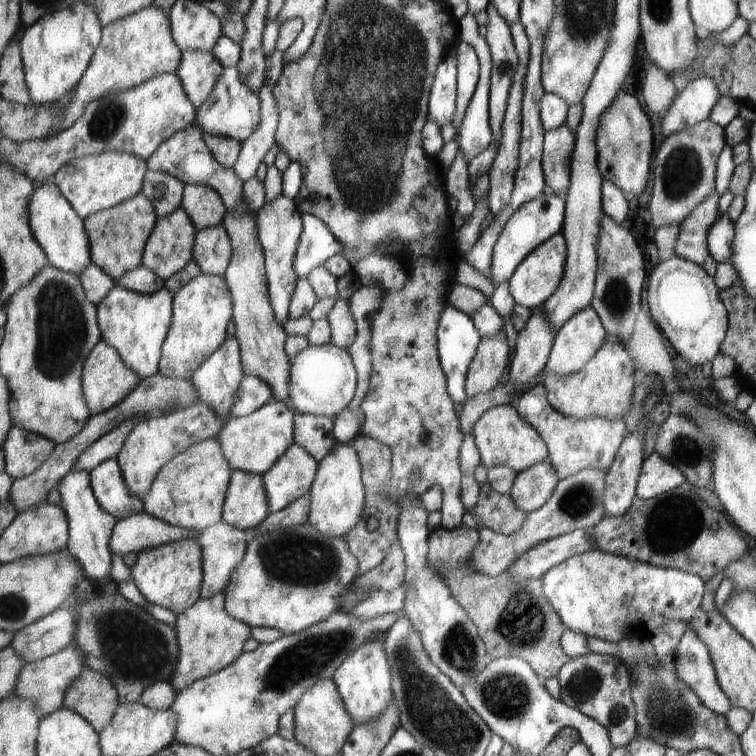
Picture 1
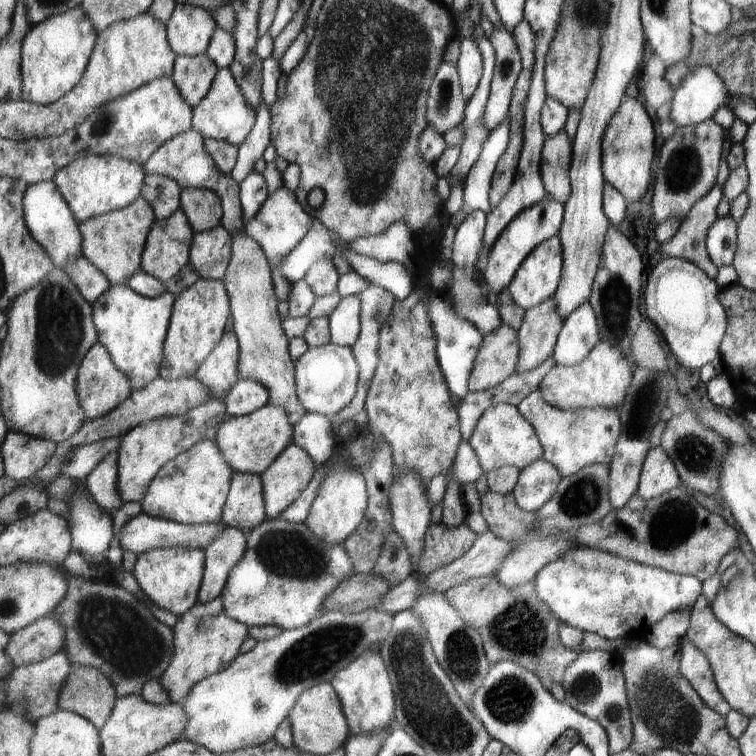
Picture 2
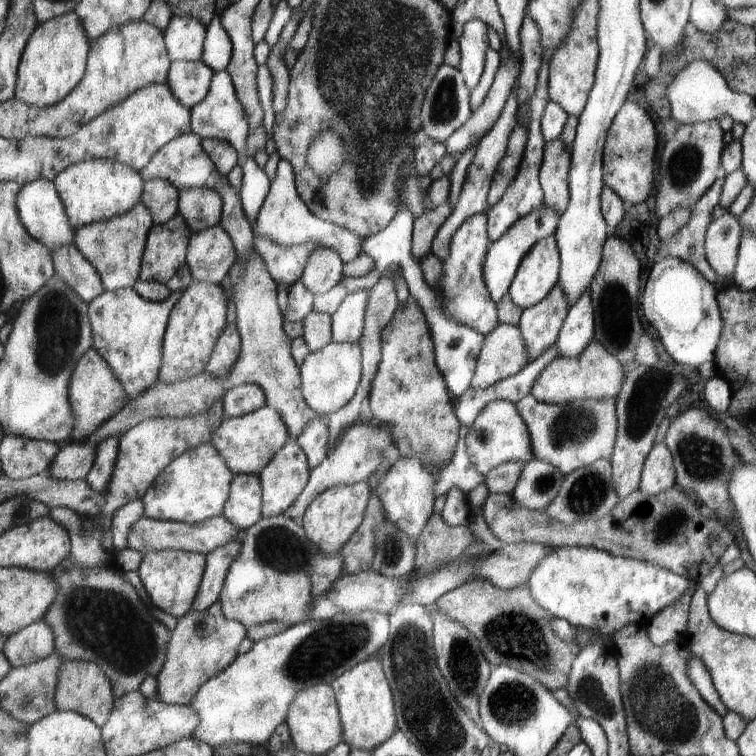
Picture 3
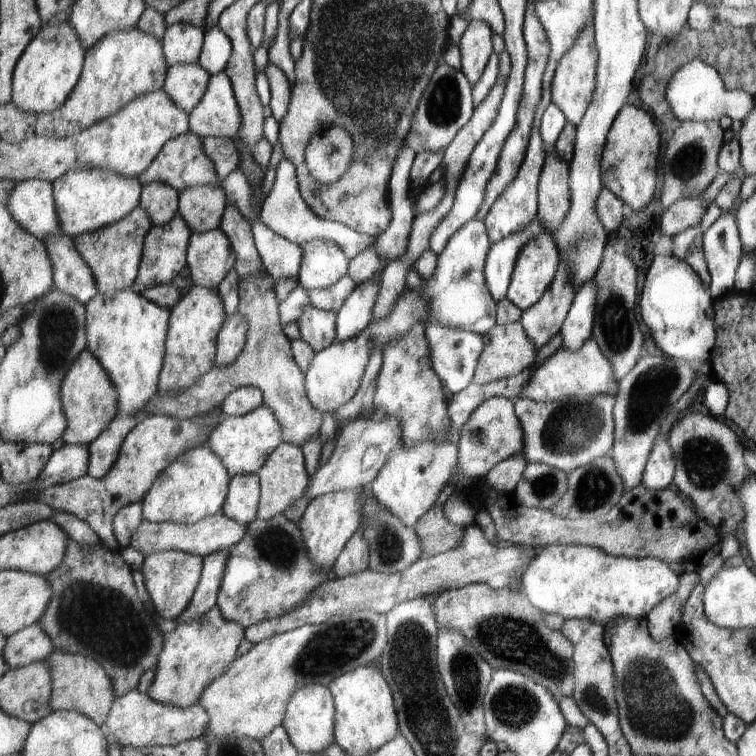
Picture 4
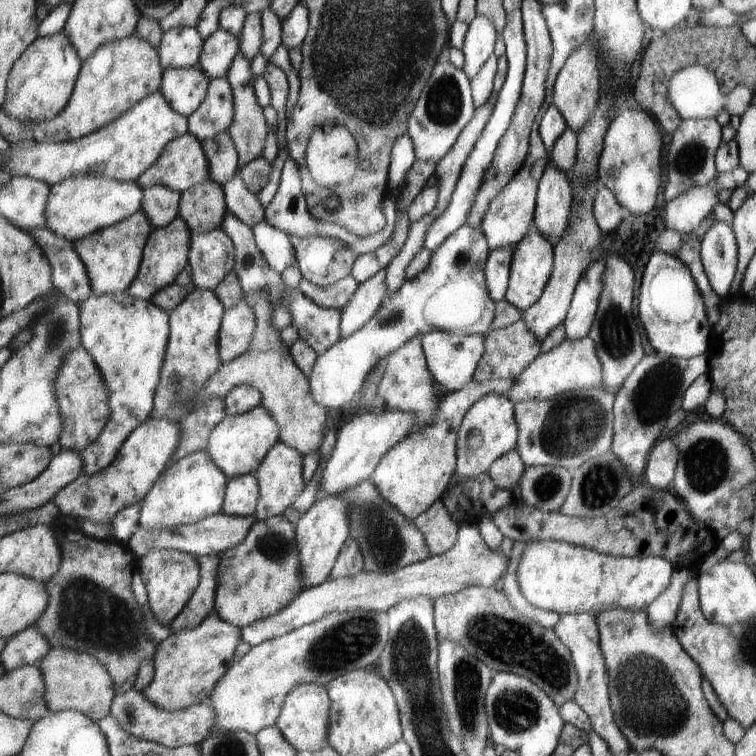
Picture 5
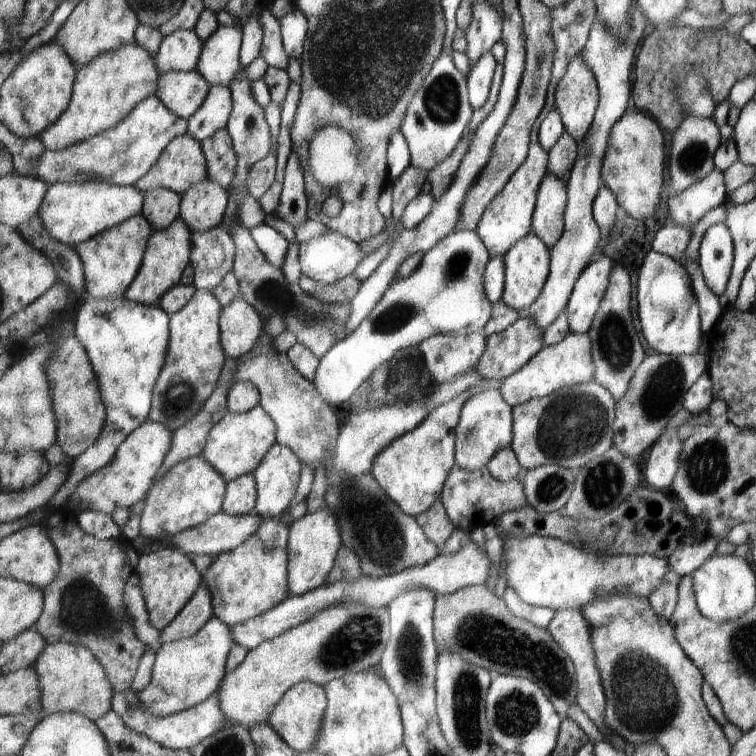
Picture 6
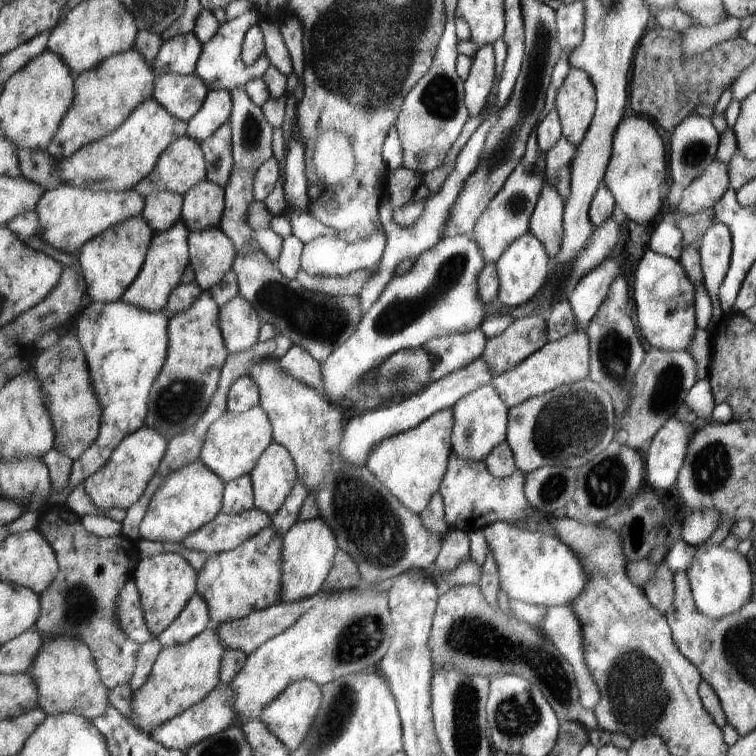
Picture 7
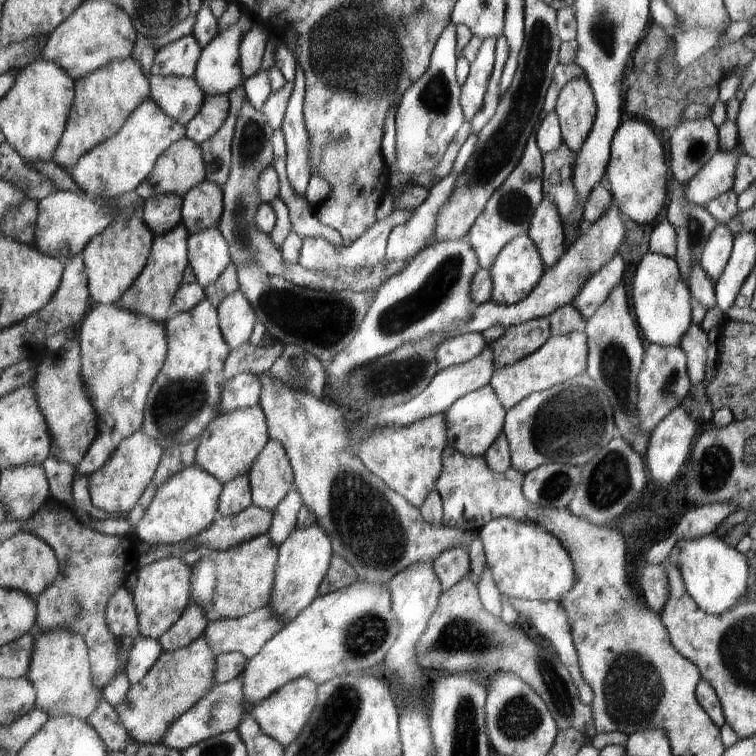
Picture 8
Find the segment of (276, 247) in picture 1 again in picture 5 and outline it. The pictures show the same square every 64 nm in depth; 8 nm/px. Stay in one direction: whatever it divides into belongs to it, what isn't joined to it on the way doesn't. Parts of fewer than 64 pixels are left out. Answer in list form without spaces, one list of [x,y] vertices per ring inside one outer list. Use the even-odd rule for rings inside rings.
[[[288,157],[284,162],[280,183],[277,187],[275,195],[265,208],[265,221],[271,224],[275,229],[283,231],[287,236],[297,236],[297,238],[309,238],[311,236],[327,236],[331,238],[339,238],[341,242],[347,242],[347,246],[357,252],[357,255],[371,254],[383,246],[393,236],[395,230],[396,206],[393,201],[393,191],[388,187],[385,200],[383,200],[383,214],[385,214],[385,228],[379,230],[377,234],[369,235],[367,238],[355,236],[351,232],[347,232],[343,226],[338,224],[329,224],[322,220],[313,218],[309,212],[308,202],[303,190],[301,173],[297,162],[293,158]]]

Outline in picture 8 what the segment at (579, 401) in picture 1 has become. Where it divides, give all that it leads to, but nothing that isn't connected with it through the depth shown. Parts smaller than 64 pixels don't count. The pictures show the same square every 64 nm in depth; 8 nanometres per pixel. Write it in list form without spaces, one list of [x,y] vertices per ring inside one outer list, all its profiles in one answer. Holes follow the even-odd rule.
[[[583,331],[551,336],[549,341],[543,345],[543,348],[539,348],[531,356],[515,362],[515,364],[509,364],[501,370],[496,370],[490,385],[501,398],[505,410],[509,411],[515,408],[519,402],[533,393],[549,390],[555,385],[567,382],[567,380],[585,373],[587,350],[589,349],[586,342],[586,334]]]

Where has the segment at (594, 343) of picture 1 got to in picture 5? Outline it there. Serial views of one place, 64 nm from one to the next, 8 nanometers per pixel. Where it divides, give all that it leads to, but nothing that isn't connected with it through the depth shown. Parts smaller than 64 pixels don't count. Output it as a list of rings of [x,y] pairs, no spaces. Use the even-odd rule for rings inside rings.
[[[601,256],[593,264],[587,265],[575,285],[570,310],[564,322],[567,339],[571,342],[588,336],[603,288],[603,270],[605,260]]]

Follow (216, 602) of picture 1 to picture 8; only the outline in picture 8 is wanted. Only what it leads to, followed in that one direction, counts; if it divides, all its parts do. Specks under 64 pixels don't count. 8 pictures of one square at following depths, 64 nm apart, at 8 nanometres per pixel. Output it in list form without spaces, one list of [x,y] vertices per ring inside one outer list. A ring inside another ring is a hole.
[[[205,636],[187,648],[164,652],[159,662],[143,678],[143,682],[128,688],[125,702],[115,706],[119,712],[119,720],[127,728],[131,738],[139,744],[163,744],[169,728],[216,685],[217,657]]]

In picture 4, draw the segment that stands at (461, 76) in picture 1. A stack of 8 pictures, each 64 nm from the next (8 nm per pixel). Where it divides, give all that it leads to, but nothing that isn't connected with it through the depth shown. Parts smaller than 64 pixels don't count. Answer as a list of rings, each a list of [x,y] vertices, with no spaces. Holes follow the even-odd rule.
[[[485,20],[469,21],[467,32],[460,40],[461,70],[467,76],[467,80],[475,86],[494,53],[495,32]]]

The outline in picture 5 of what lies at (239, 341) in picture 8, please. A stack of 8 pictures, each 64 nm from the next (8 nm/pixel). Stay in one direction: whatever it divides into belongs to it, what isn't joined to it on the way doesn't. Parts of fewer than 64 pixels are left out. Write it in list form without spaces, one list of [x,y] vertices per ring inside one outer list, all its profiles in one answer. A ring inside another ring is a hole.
[[[241,298],[235,306],[226,309],[222,330],[219,333],[219,358],[223,365],[230,364],[249,350],[255,330],[257,318],[245,298]]]

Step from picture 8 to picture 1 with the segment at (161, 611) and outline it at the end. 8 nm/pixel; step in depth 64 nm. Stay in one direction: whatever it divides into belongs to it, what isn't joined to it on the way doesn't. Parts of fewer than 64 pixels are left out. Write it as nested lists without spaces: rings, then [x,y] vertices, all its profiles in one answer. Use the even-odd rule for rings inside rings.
[[[198,539],[179,540],[167,546],[149,548],[136,554],[136,563],[131,567],[133,582],[150,600],[175,614],[183,614],[199,599],[204,579],[203,548]]]

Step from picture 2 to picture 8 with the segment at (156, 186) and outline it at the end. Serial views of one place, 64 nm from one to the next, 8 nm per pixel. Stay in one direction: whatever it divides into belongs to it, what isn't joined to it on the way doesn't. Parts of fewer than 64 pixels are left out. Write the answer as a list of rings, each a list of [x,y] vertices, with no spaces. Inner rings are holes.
[[[176,194],[151,196],[145,200],[142,219],[156,237],[162,237],[183,224],[184,198]]]

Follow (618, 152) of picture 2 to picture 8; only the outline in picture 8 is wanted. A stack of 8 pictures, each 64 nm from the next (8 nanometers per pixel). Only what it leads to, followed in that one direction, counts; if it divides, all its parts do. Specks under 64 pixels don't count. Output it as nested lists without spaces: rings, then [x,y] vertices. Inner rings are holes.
[[[634,118],[621,122],[610,142],[609,164],[603,181],[621,214],[638,225],[653,222],[668,201],[666,176],[663,148],[649,125]]]

